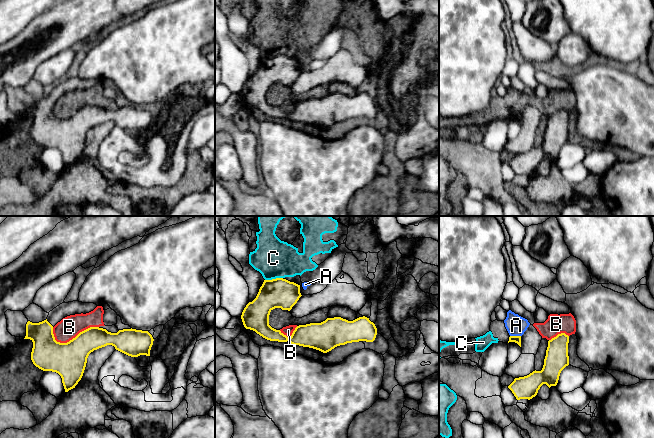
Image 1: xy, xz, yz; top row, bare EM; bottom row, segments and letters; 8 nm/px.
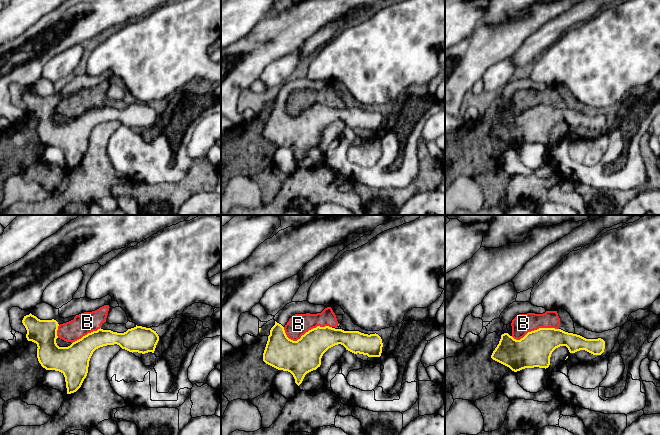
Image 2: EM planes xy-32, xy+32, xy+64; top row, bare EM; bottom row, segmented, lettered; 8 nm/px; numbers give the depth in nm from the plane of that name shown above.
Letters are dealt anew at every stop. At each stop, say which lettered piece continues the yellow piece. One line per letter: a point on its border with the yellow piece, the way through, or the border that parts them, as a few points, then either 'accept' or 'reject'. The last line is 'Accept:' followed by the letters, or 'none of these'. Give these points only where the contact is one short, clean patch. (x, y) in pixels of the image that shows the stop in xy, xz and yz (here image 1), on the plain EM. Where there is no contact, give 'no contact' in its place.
A: meets yellow in yz at (515, 112); border along yz (510, 111), (520, 112); reject
B: meets yellow in xy at (73, 114); border along xy (98, 102), (90, 102), (66, 118), (58, 118), (52, 109); reject
C: meets yellow in xz at (273, 55); border along xz (282, 53), (265, 56); reject
Accept: none of these

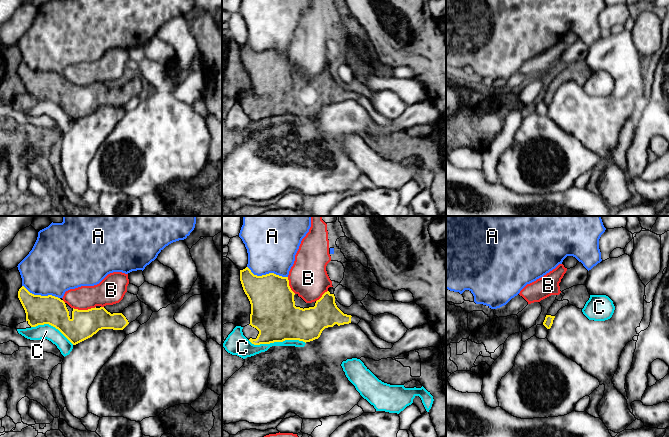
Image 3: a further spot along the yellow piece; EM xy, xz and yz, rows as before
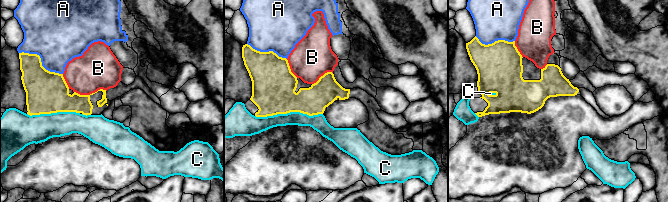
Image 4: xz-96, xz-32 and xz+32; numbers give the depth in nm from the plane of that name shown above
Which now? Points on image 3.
A: meets yellow in xz at (267, 50); reject
B: meets yellow in xy at (84, 86); reject
C: meets yellow in xz at (277, 117); reject
Accept: none of these

